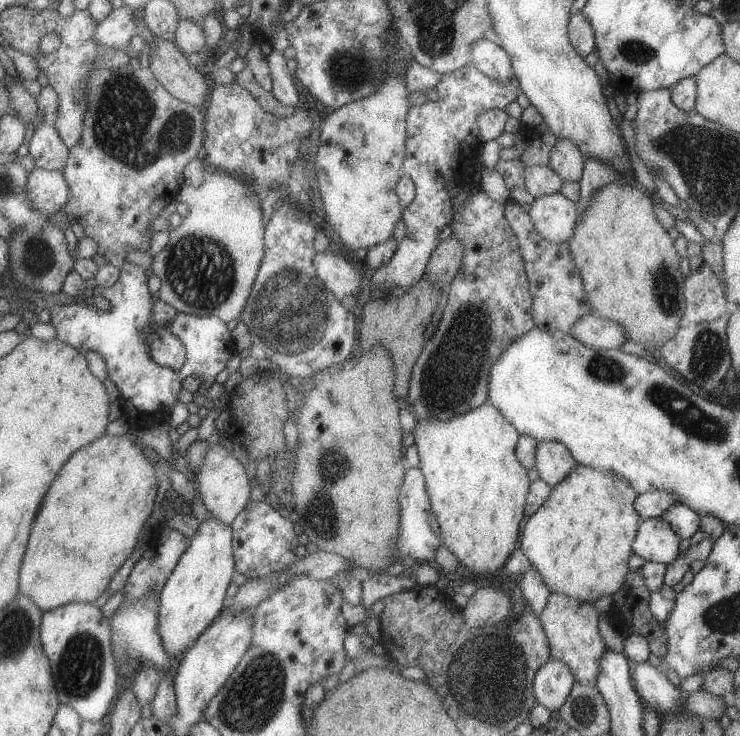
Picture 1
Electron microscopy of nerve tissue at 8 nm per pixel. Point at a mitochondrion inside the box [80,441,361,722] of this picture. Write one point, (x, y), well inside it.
(333, 465)

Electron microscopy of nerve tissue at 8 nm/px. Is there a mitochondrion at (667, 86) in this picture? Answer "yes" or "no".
no

